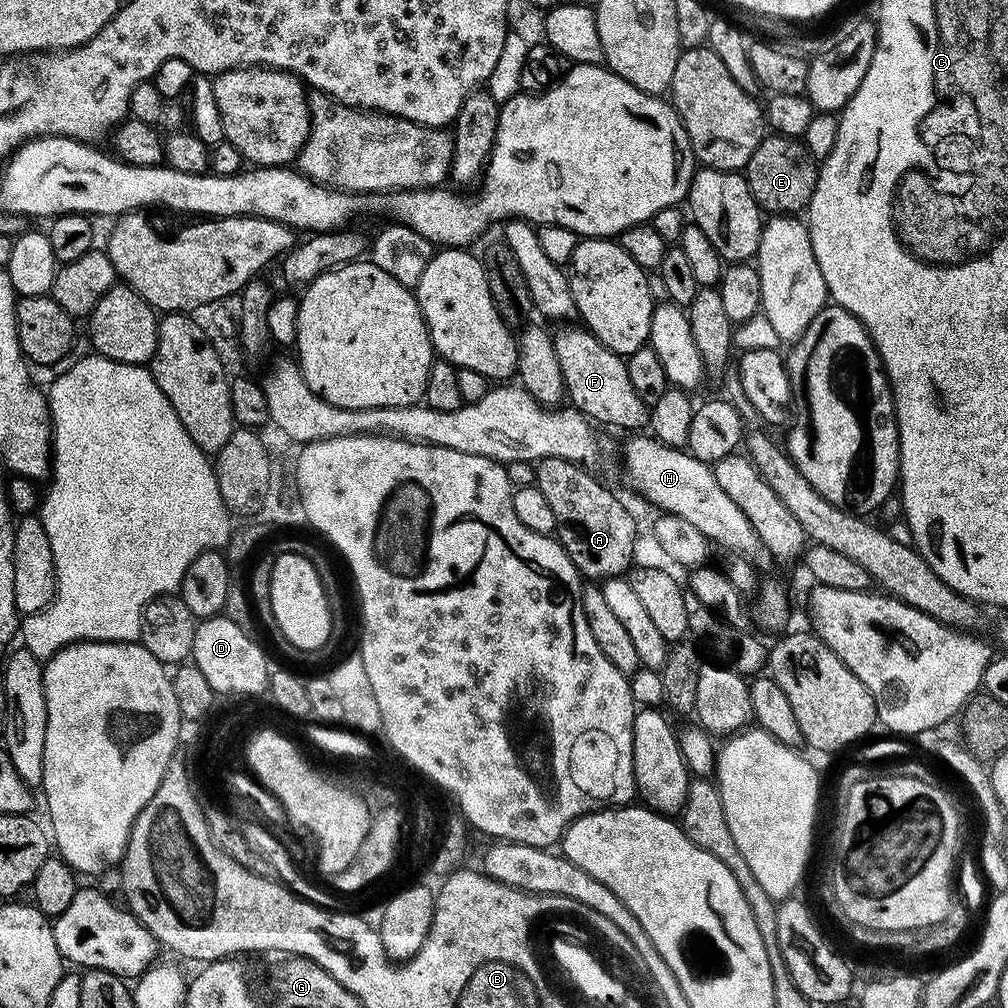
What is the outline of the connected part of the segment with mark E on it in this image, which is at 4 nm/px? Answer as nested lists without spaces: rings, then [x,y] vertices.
[[[773,133],[765,135],[758,149],[754,150],[750,162],[744,169],[744,175],[751,193],[754,194],[756,204],[765,213],[793,215],[801,213],[813,196],[817,188],[819,163],[809,154],[801,139]]]

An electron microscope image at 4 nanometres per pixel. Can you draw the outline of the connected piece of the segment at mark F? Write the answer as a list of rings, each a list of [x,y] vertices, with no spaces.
[[[572,326],[557,327],[560,329],[555,329],[552,341],[554,342],[554,350],[558,350],[558,366],[562,366],[562,378],[571,407],[584,413],[589,420],[597,425],[609,424],[612,428],[632,428],[628,430],[643,429],[646,424],[646,405],[642,398],[638,398],[634,386],[630,386],[630,374],[626,374],[626,366],[624,365],[625,357],[609,350],[597,336],[592,335],[583,327],[568,327]]]

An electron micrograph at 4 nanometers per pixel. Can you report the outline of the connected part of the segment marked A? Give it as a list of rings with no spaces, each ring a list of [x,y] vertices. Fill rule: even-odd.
[[[551,456],[539,461],[535,465],[535,486],[542,490],[543,496],[548,500],[554,510],[556,523],[555,535],[566,550],[570,562],[578,570],[582,570],[589,581],[603,582],[613,578],[620,578],[633,567],[632,551],[636,548],[636,520],[628,513],[628,508],[603,484],[591,476],[587,467],[570,462],[566,458]]]

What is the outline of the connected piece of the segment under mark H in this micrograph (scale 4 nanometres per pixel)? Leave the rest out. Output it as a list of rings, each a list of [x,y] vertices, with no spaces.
[[[632,434],[624,444],[624,472],[628,480],[661,513],[686,518],[713,542],[722,544],[733,557],[749,560],[758,570],[774,564],[770,550],[764,548],[760,535],[750,526],[746,514],[734,506],[730,494],[718,486],[715,471],[694,458],[684,448],[672,448],[651,435]]]

